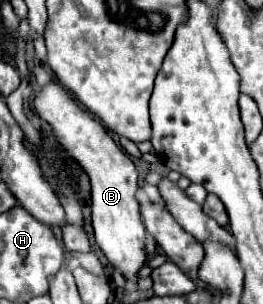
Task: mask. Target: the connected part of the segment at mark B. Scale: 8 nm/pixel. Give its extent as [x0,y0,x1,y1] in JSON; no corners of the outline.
[35,81,147,281]

